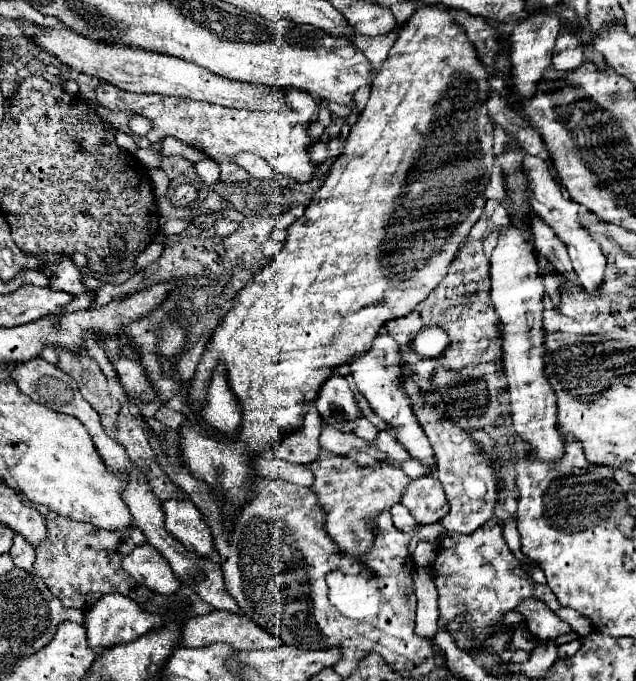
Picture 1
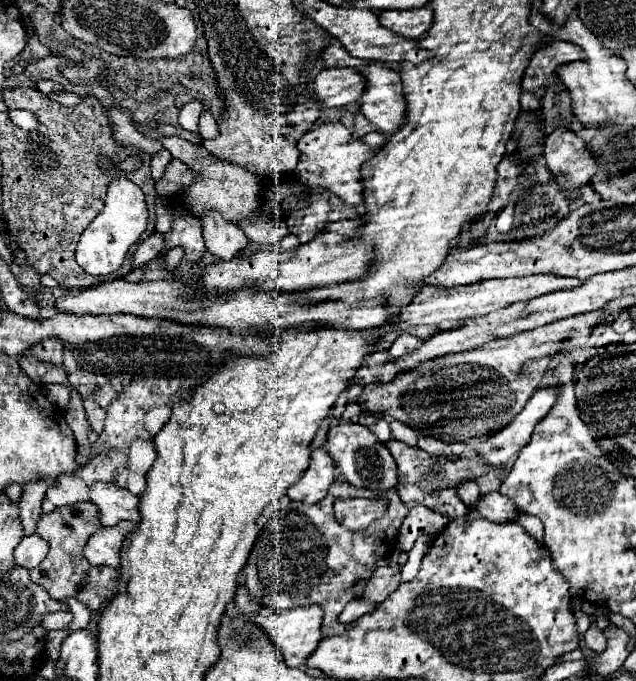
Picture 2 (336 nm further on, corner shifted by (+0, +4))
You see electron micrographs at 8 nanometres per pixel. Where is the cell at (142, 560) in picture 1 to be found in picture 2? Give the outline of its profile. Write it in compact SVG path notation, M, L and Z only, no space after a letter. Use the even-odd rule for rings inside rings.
M120 522L112 528L96 530L84 546L84 556L94 566L120 568L120 548L122 540L134 530L134 522Z

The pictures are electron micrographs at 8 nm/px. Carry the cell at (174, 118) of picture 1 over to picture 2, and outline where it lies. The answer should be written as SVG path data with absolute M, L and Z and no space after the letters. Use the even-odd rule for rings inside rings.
M324 122L300 138L298 150L300 150L300 160L298 160L298 166L294 172L300 182L304 182L310 188L314 188L314 186L328 188L332 194L340 196L344 202L348 202L352 206L364 204L360 168L364 162L368 162L376 154L374 148L370 148L362 140L354 138L352 132L346 126L342 126L340 122Z

